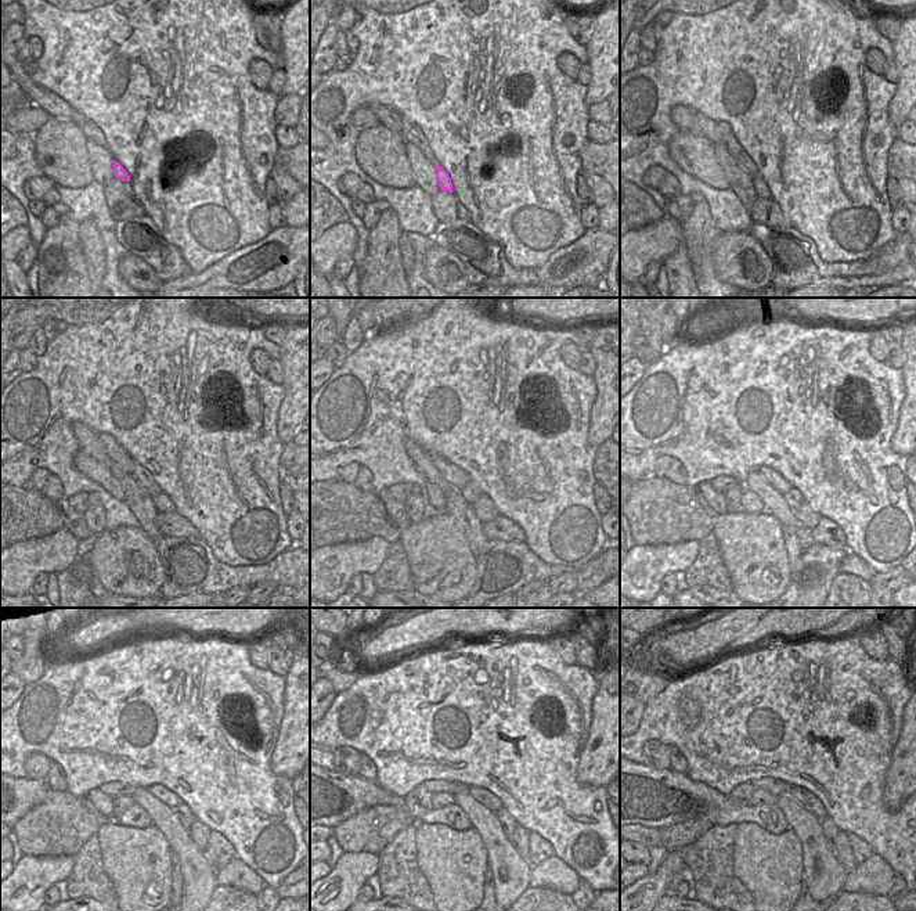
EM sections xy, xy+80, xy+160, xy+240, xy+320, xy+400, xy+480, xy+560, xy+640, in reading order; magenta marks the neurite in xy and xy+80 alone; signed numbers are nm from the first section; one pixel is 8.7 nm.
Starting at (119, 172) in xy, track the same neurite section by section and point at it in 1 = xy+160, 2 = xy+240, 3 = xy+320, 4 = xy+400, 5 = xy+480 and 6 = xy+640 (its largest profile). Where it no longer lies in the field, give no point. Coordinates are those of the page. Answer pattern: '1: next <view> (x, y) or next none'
1: next xy+160 (760, 186)
2: next xy+240 (163, 504)
3: next xy+320 (484, 510)
4: next xy+400 (804, 514)
5: next xy+480 (199, 832)
6: next xy+640 (840, 849)

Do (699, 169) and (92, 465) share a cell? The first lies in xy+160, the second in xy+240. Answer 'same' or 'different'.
same

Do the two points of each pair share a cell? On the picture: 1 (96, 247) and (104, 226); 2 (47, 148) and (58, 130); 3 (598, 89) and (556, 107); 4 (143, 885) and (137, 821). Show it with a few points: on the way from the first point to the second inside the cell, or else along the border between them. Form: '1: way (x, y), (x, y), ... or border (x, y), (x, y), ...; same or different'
1: border (79, 222), (92, 220), (97, 227), (107, 266); different
2: way (51, 144), (58, 134); same
3: border (587, 85), (584, 96), (587, 107); different
4: border (115, 820), (132, 827), (151, 825); different

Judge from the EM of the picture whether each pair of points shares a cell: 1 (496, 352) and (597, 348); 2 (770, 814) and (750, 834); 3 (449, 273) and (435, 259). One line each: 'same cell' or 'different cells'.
1: different cells
2: different cells
3: same cell

